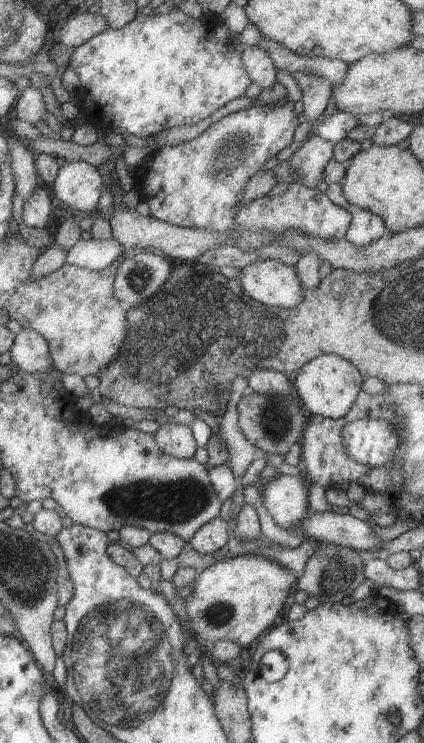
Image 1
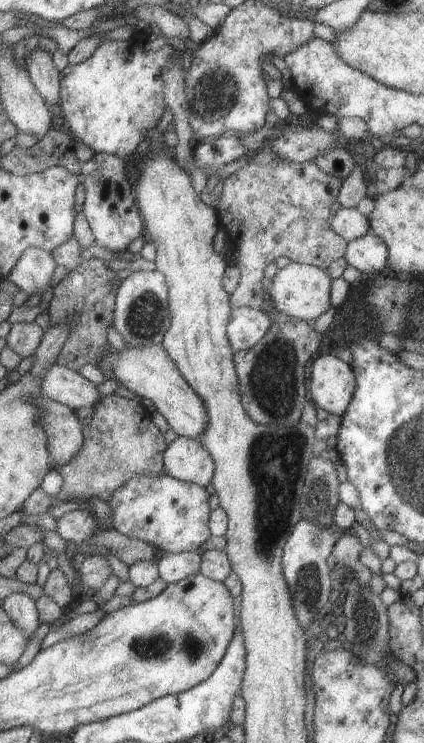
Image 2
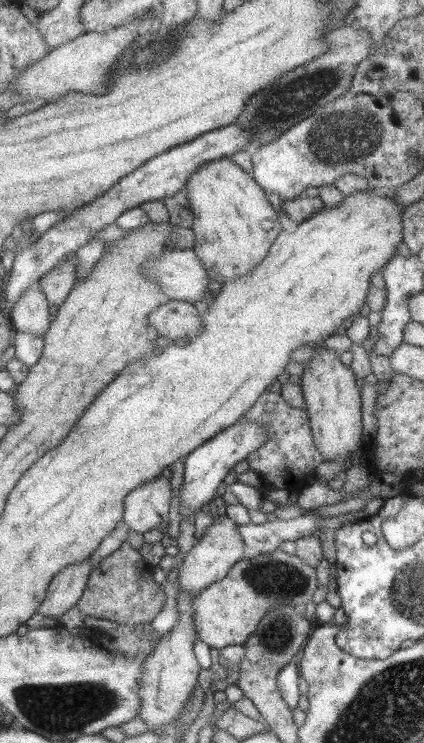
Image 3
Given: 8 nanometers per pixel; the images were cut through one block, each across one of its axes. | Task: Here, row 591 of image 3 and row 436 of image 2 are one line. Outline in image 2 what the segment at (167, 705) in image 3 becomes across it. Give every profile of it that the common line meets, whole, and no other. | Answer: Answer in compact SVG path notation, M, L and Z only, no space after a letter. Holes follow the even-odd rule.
M179 436L167 443L162 463L165 474L197 486L207 486L214 472L211 455L195 438Z

